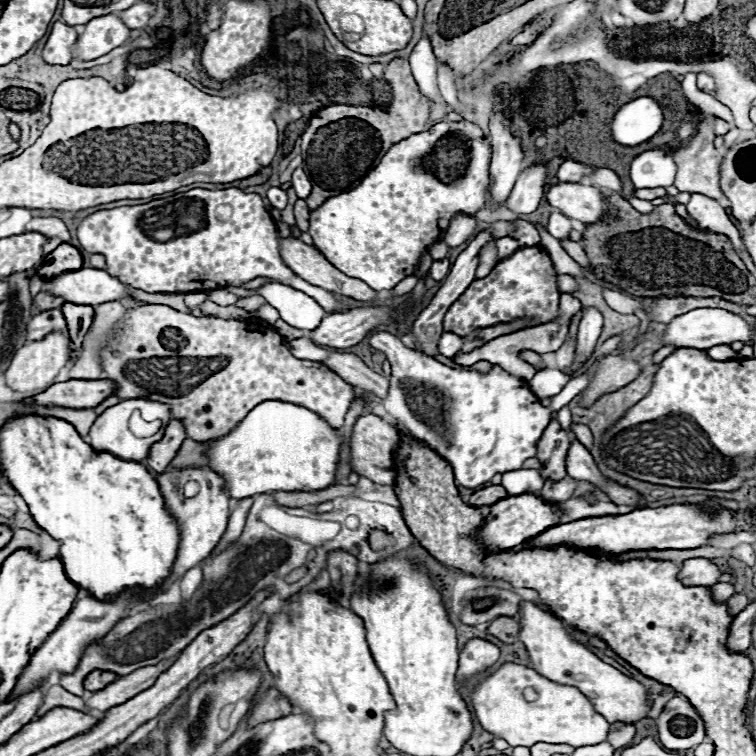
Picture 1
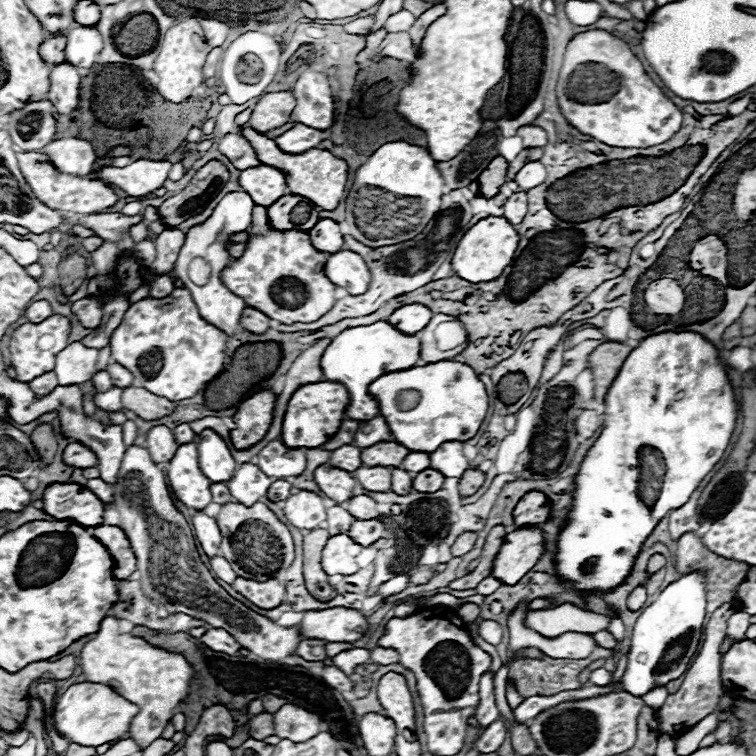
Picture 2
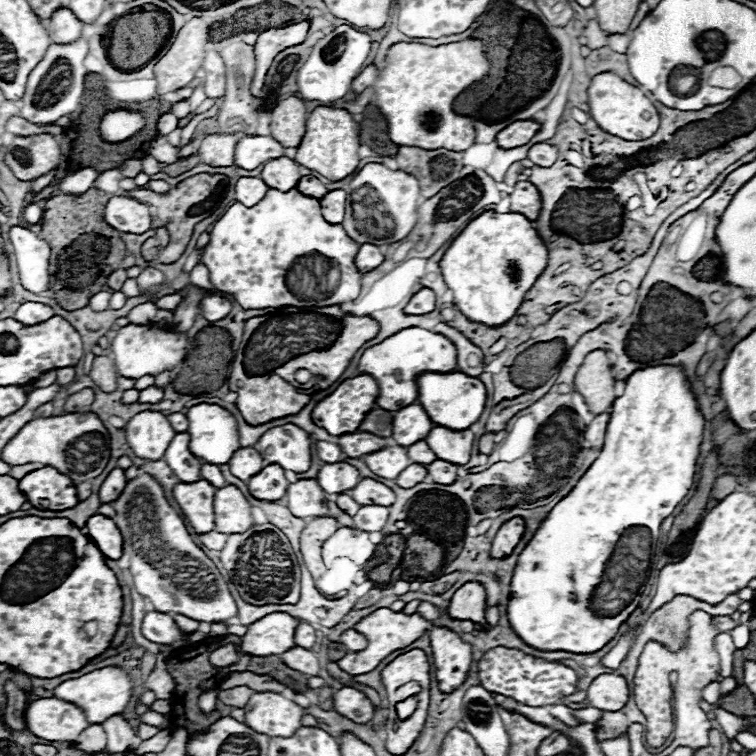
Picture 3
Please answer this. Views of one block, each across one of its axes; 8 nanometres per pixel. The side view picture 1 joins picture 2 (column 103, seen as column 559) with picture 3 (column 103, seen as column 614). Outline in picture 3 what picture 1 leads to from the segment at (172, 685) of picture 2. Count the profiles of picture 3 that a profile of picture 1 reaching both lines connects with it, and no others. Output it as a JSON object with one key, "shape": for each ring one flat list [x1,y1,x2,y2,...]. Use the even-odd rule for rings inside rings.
{"shape":[[102,668,102,670,94,670,90,674,84,674,80,678,76,678,76,680,62,682,60,686,54,688,54,696,58,700,78,704,78,708,84,710,86,720,90,724,102,724,110,716,122,714,122,710,126,708,126,704,128,704,128,700,132,696,132,680,120,668]]}

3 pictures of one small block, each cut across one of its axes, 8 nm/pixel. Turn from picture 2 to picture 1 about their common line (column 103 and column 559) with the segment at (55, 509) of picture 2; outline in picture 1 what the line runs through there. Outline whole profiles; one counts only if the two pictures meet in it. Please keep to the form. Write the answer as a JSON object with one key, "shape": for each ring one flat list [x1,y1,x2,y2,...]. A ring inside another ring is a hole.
{"shape":[[526,492,526,494,510,496,492,504,492,512,486,516,484,526,478,536,480,536,480,542,488,550,508,550,508,548,528,542,532,536,538,536,540,532,558,524,558,516,560,516,558,502,546,502,544,498,534,496,532,492]]}

